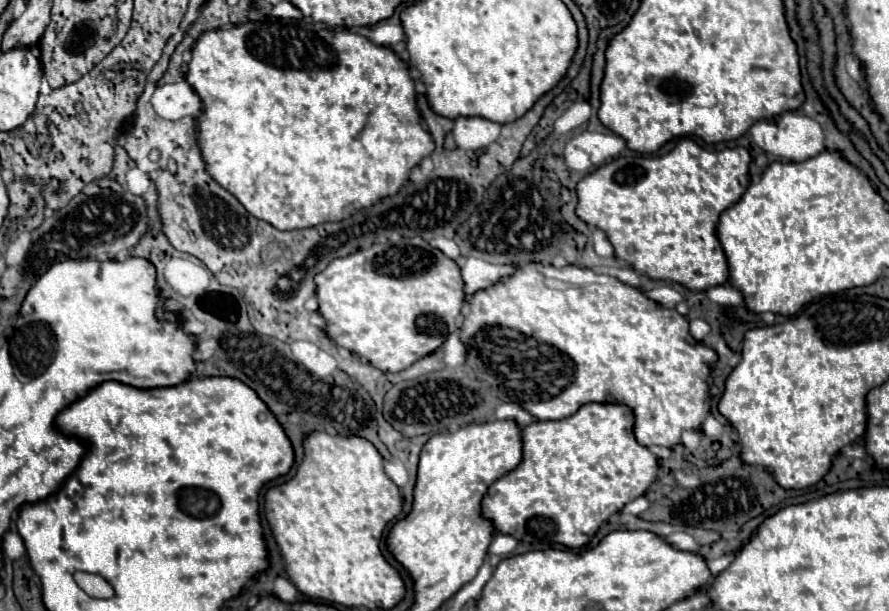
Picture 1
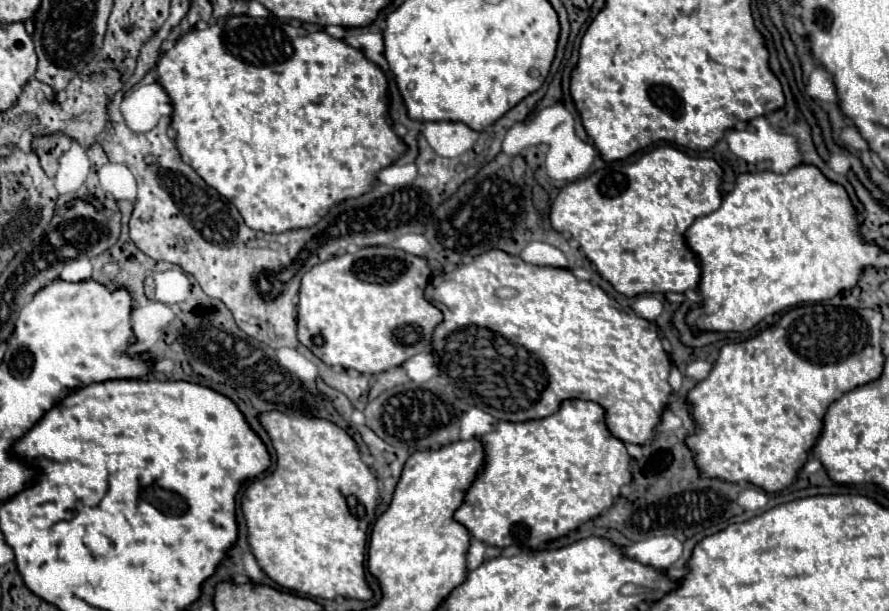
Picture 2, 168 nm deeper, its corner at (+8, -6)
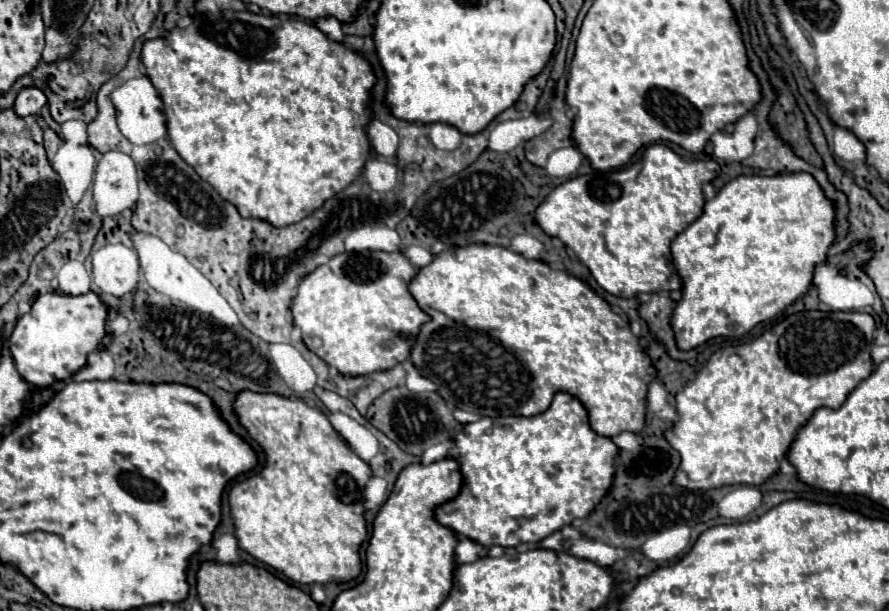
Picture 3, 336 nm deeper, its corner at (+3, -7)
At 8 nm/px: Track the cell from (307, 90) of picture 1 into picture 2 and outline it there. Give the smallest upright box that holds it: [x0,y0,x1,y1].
[157,15,405,233]

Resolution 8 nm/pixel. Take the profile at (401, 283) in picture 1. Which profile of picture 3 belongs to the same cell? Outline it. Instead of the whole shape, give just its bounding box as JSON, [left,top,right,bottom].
[292,252,430,376]

